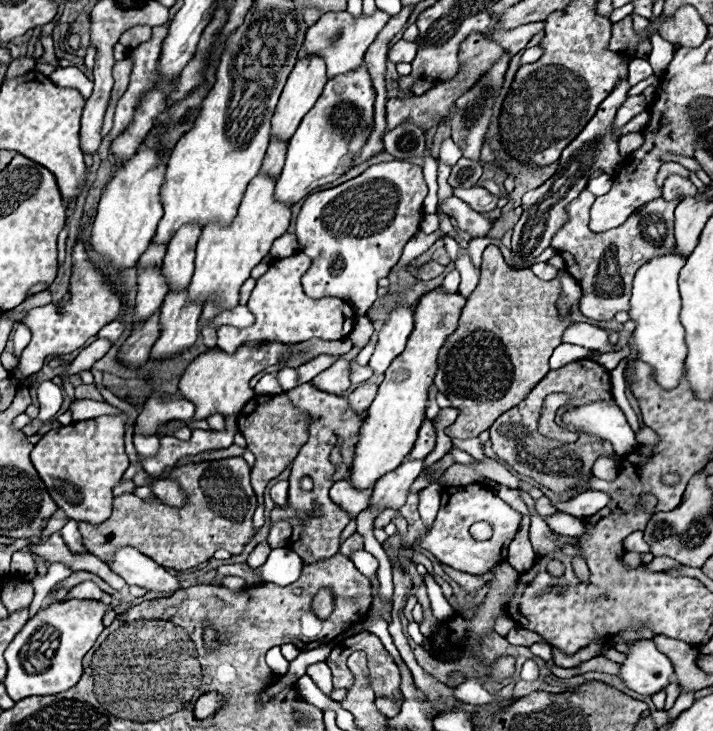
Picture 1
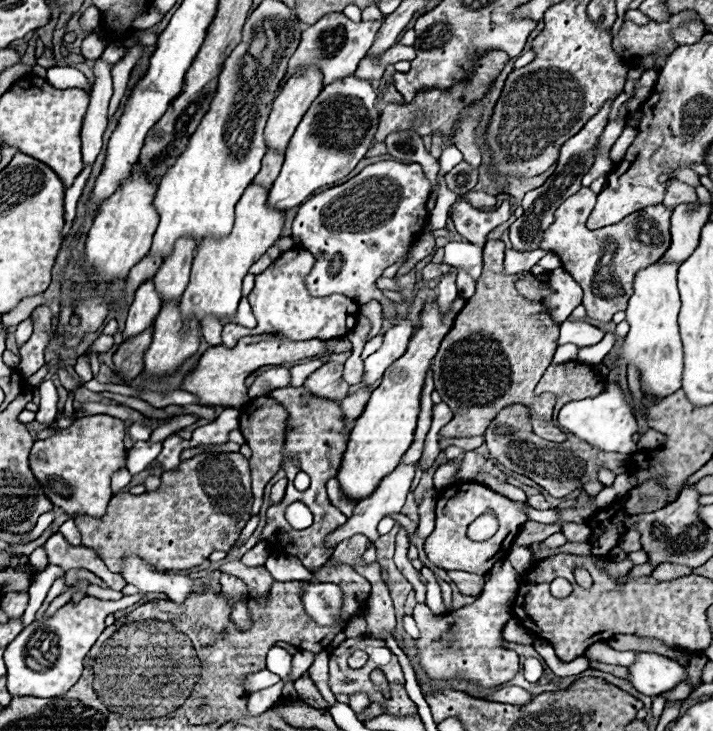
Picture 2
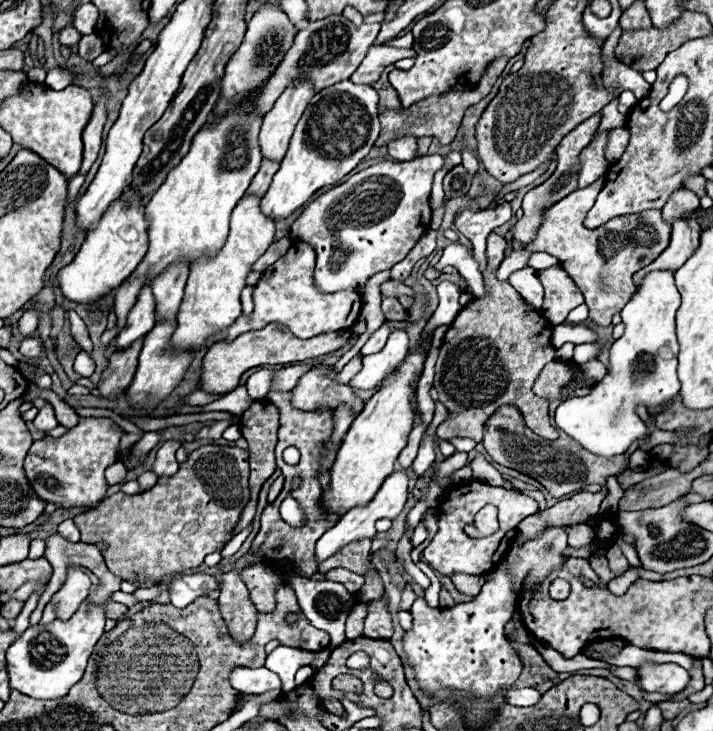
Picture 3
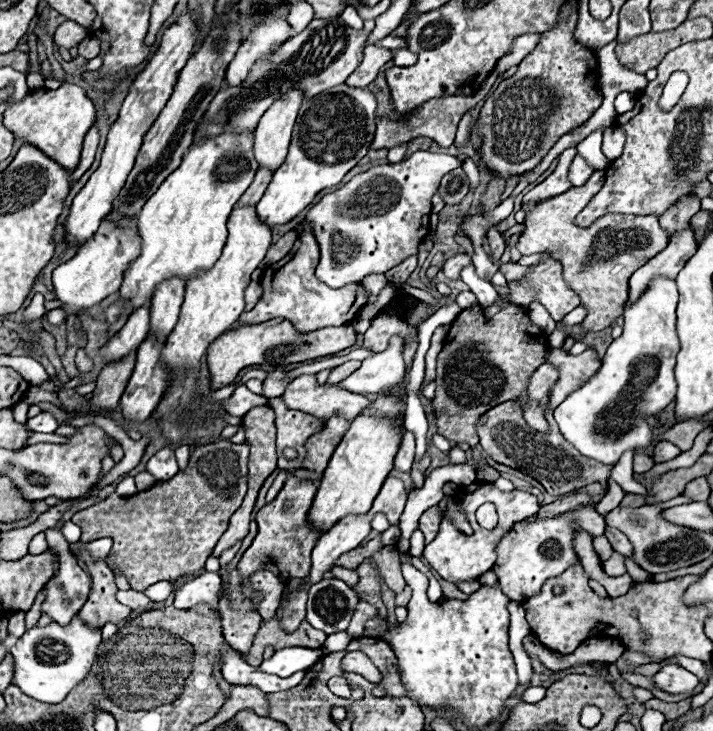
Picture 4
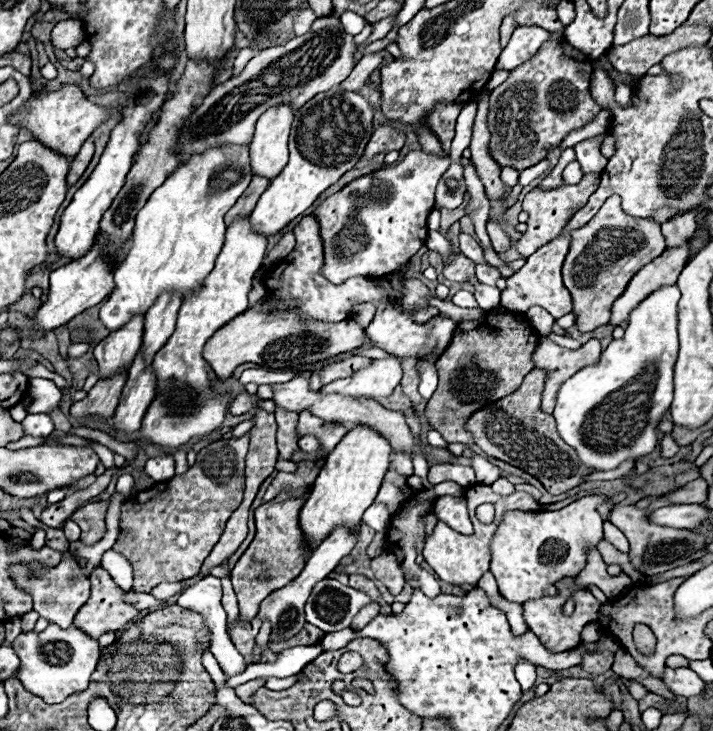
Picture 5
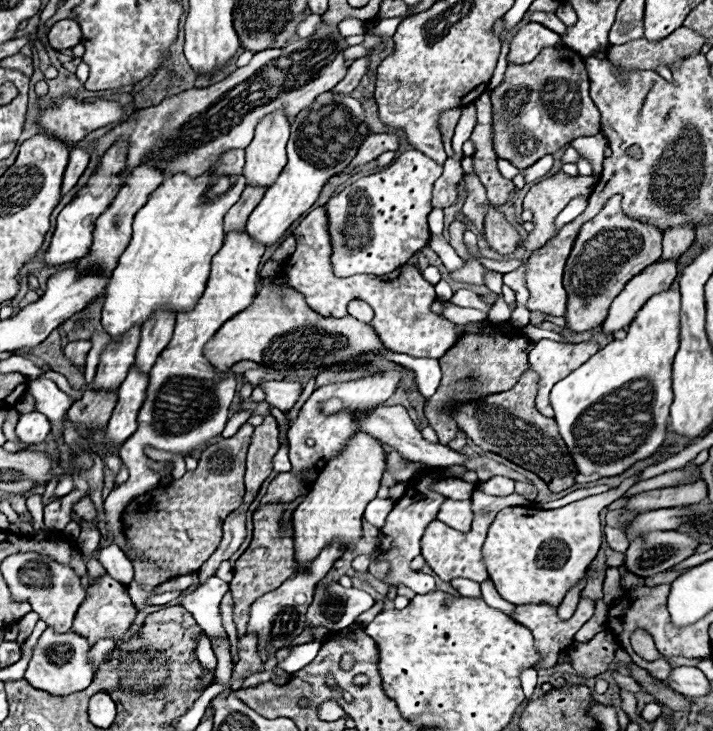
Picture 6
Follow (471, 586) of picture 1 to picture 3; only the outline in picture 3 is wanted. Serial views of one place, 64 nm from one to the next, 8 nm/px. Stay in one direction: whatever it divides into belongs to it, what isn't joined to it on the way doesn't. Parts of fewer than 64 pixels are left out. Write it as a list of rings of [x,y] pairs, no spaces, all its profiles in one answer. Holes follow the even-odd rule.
[[[454,574],[452,576],[454,586],[468,596],[476,596],[478,590],[482,588],[482,584],[486,582],[486,576],[468,576],[468,574]]]

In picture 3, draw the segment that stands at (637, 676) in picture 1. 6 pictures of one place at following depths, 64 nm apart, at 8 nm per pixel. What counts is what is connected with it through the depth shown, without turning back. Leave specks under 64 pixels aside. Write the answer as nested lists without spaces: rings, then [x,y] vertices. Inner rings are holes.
[[[642,664],[638,668],[640,688],[646,692],[678,694],[690,684],[690,674],[678,664]]]

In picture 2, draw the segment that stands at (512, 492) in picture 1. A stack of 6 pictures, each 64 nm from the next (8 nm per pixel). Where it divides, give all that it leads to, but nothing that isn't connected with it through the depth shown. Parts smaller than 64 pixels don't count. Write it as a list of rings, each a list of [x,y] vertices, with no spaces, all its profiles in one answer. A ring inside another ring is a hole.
[[[531,506],[524,508],[527,512],[530,520],[536,520],[536,522],[544,522],[544,524],[552,524],[556,520],[556,512],[550,508],[550,510],[534,510]],[[564,522],[562,532],[570,542],[588,542],[590,528],[586,524],[574,524],[574,522]]]

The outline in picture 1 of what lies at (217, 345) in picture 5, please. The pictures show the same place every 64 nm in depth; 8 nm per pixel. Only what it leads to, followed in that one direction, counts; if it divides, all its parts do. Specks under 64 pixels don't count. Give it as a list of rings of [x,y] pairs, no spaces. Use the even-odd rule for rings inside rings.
[[[248,342],[242,344],[234,354],[226,354],[220,348],[206,350],[186,368],[184,376],[180,378],[178,390],[196,406],[194,416],[200,416],[202,420],[214,412],[222,416],[238,414],[238,410],[242,410],[242,406],[256,395],[249,386],[250,378],[266,366],[278,364],[286,354],[290,354],[290,344],[284,342]]]

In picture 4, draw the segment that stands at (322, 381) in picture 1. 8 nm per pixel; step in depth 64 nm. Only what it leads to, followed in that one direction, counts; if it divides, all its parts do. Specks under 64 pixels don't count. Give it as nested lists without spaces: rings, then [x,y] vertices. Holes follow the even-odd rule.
[[[302,374],[294,378],[286,386],[282,400],[286,406],[290,406],[290,410],[302,410],[322,420],[342,416],[348,422],[360,416],[372,402],[366,396],[350,394],[346,390],[338,390],[336,386],[318,386],[314,374]]]

